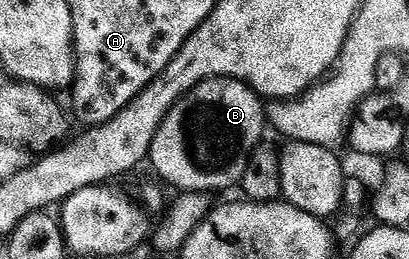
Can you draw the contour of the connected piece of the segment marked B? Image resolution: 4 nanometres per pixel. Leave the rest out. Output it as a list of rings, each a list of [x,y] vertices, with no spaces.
[[[215,76],[195,85],[169,111],[167,118],[159,126],[149,151],[153,168],[170,184],[181,192],[203,192],[214,194],[224,188],[235,189],[242,183],[248,160],[261,136],[267,129],[267,108],[262,97],[241,80],[231,80],[228,76]]]

